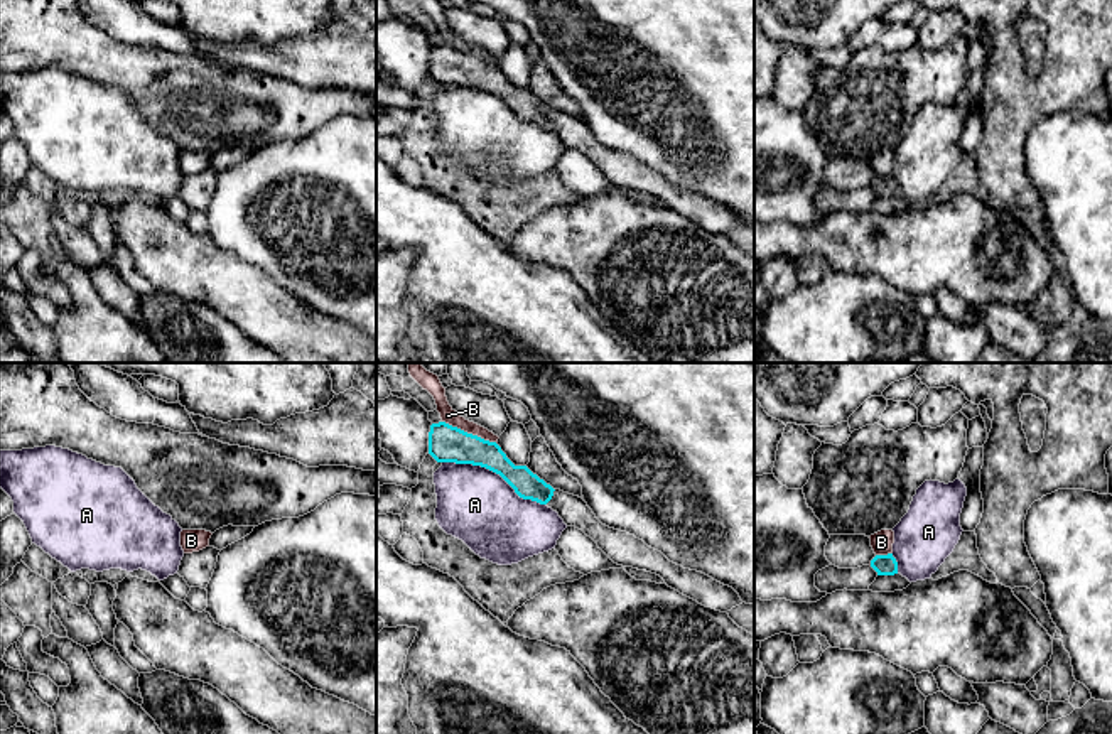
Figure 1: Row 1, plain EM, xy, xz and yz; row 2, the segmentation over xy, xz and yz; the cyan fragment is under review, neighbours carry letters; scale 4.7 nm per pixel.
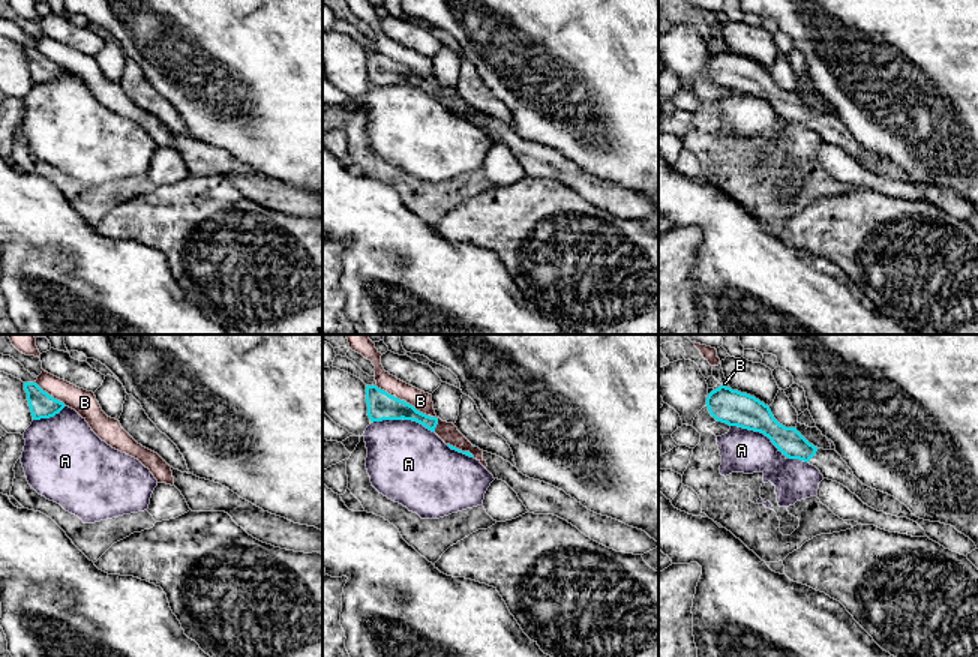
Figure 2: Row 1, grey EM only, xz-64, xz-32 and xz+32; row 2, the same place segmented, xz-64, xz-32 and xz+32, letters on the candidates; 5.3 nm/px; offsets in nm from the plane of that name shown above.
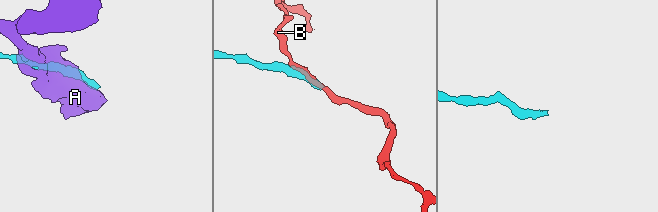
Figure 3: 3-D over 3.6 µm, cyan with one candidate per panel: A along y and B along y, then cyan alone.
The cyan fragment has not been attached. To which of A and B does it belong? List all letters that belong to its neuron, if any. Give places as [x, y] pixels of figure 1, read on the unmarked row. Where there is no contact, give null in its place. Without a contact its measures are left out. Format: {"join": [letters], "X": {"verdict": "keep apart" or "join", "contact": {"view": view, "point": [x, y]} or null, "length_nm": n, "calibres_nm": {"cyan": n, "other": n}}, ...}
{"join": [], "A": {"verdict": "keep apart", "contact": {"view": "xz", "point": [495, 93]}, "length_nm": 550, "calibres_nm": {"cyan": 170, "other": 360}}, "B": {"verdict": "keep apart", "contact": {"view": "xz", "point": [469, 56]}, "length_nm": 280, "calibres_nm": {"cyan": 180, "other": 70}}}

